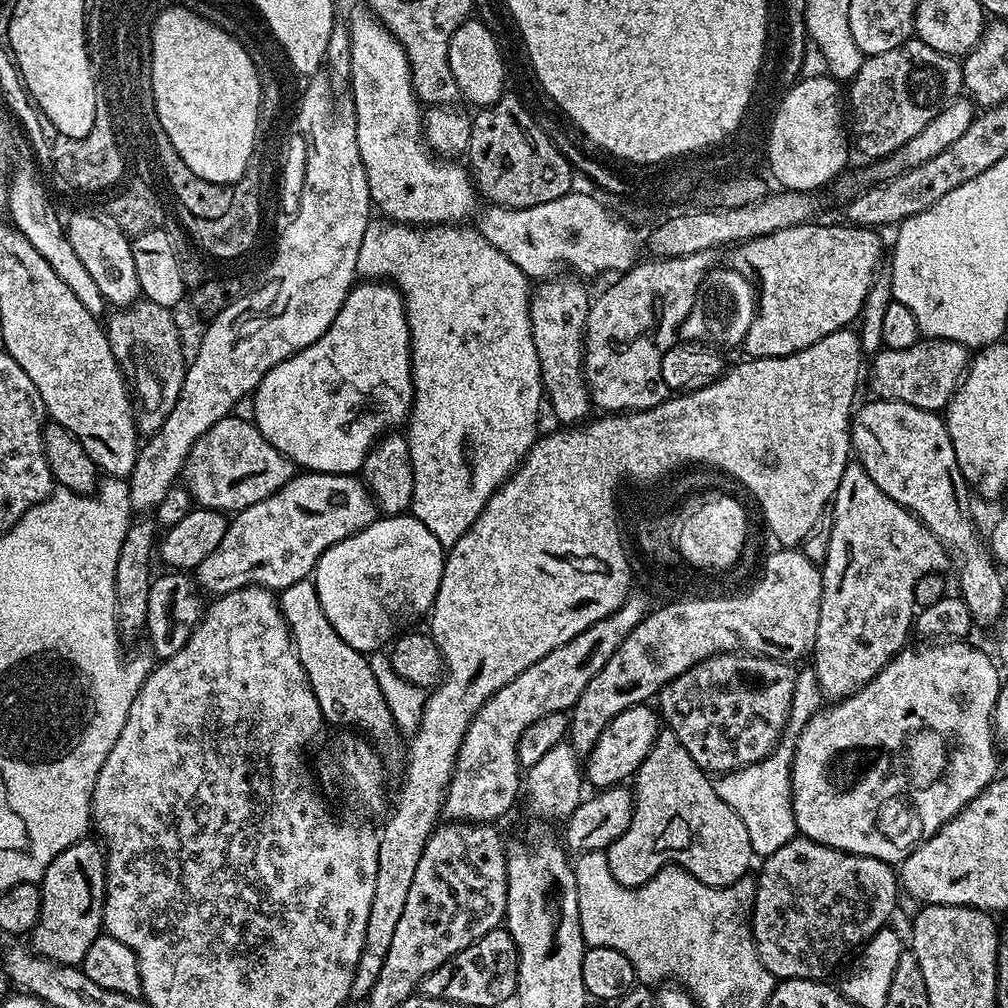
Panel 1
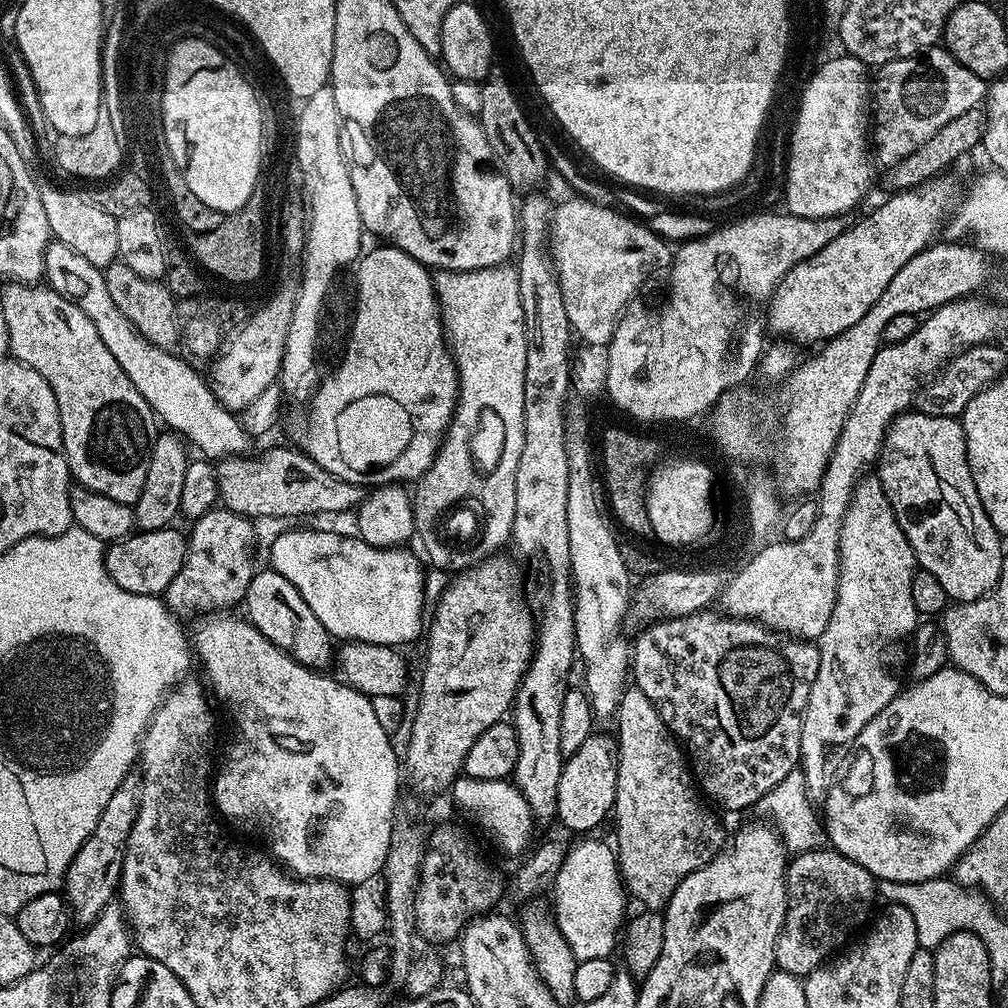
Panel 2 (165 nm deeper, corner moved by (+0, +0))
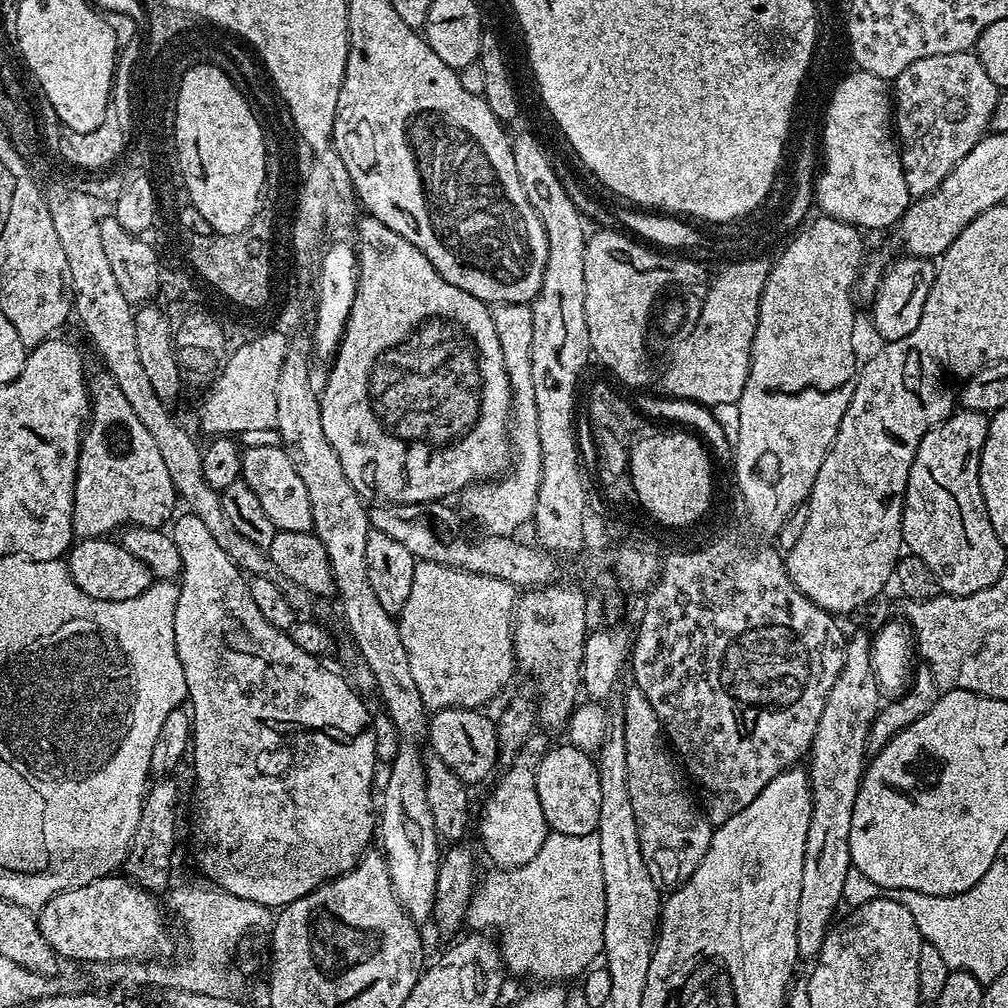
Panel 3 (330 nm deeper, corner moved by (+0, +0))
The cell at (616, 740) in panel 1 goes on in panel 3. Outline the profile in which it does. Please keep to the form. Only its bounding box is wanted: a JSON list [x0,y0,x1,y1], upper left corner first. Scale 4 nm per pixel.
[537,744,602,834]

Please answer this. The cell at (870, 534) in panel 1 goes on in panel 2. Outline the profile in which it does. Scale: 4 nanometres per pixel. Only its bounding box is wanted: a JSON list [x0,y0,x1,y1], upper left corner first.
[800,474,918,765]

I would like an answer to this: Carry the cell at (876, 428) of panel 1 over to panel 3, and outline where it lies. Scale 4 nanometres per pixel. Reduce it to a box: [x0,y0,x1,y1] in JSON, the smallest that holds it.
[902,410,1006,596]

